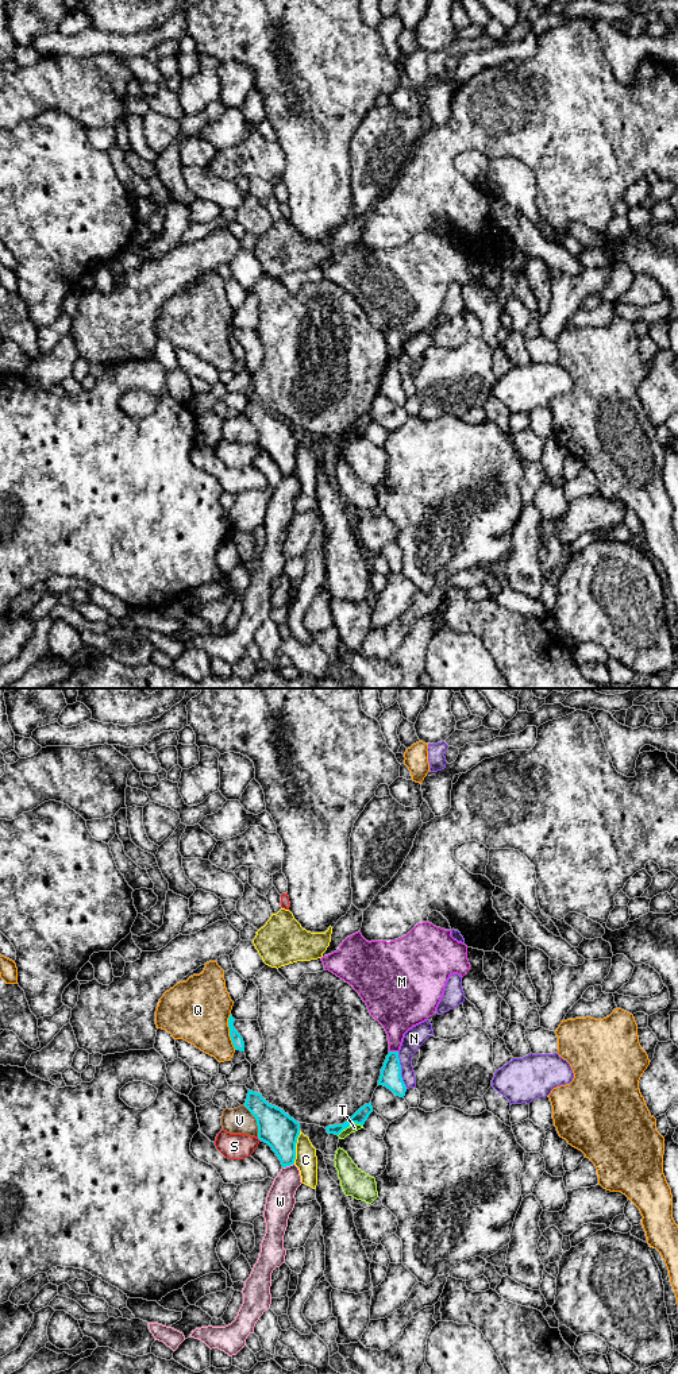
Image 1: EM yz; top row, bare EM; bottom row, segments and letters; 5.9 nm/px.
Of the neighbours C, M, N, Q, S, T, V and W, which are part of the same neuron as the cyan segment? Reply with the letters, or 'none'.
none

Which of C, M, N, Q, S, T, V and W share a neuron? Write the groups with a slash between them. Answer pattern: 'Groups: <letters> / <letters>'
Groups: C / M / N / Q / S / T / V / W

